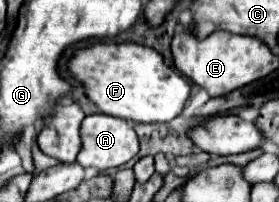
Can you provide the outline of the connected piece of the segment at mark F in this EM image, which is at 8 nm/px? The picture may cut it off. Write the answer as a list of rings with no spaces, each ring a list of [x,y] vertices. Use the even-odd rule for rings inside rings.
[[[94,43],[92,47],[76,49],[68,61],[68,73],[82,83],[86,97],[98,107],[100,113],[138,123],[172,121],[176,115],[182,113],[190,97],[190,83],[178,71],[168,67],[156,49],[138,43]]]

